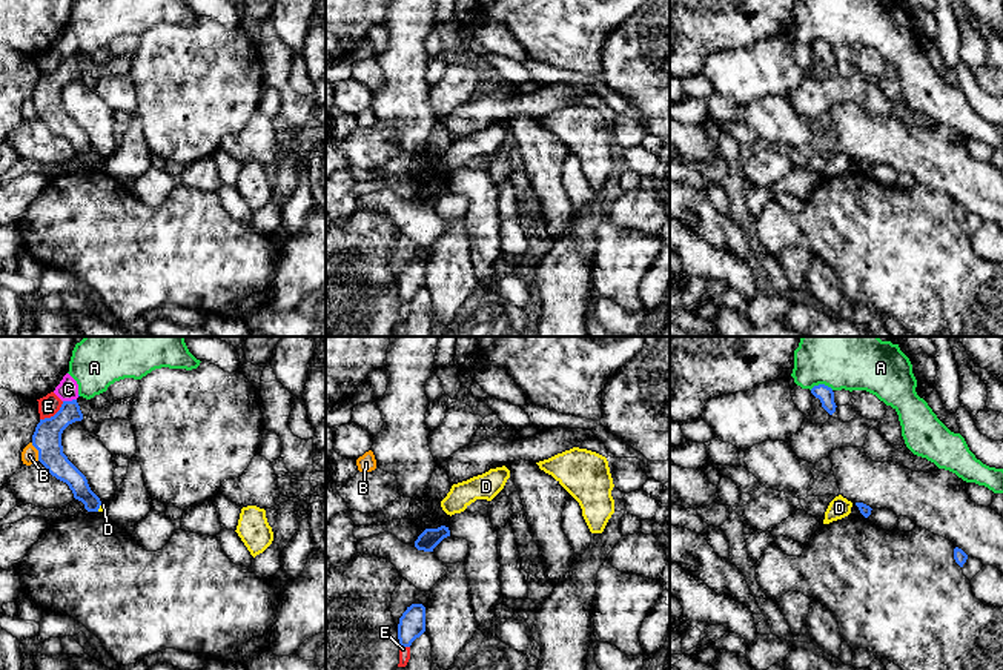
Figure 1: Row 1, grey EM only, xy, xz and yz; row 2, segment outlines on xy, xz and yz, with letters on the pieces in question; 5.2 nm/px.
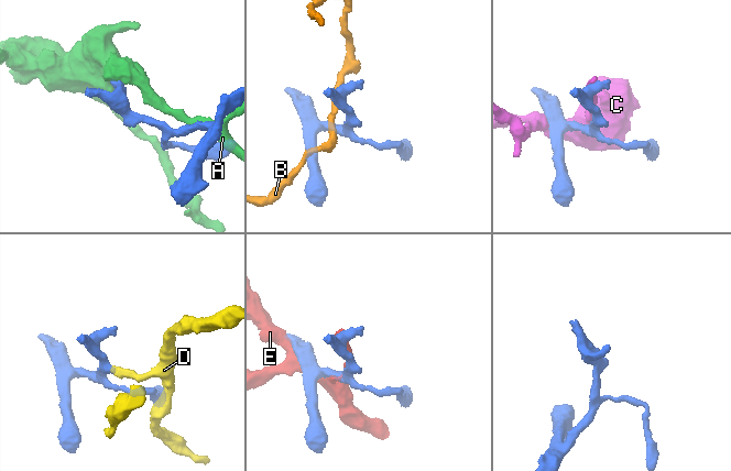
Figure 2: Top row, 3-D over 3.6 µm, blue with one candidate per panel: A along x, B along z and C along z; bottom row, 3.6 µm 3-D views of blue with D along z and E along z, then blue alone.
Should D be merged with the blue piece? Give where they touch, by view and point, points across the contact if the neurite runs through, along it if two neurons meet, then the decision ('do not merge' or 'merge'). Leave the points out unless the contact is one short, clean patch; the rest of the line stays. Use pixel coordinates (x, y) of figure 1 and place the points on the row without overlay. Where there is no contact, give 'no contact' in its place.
contact xy (99, 163); border xy (102, 159), (97, 166); do not merge

